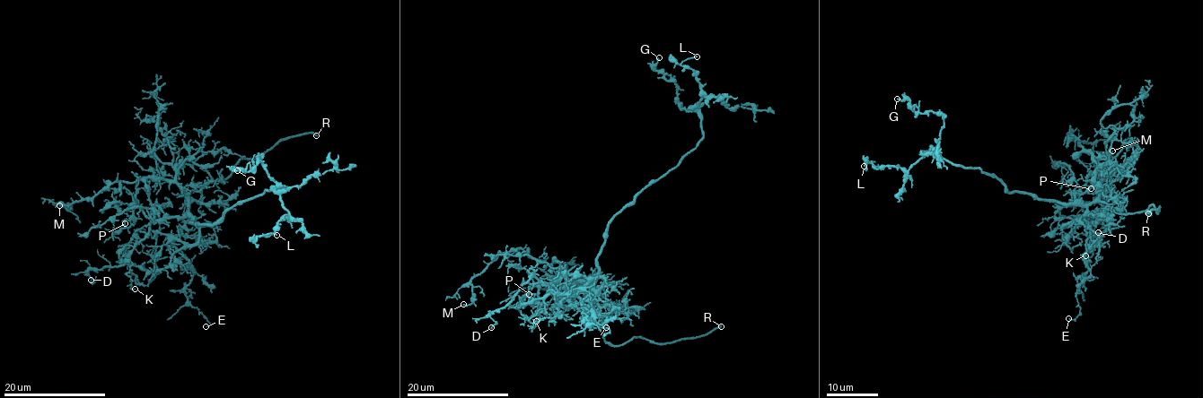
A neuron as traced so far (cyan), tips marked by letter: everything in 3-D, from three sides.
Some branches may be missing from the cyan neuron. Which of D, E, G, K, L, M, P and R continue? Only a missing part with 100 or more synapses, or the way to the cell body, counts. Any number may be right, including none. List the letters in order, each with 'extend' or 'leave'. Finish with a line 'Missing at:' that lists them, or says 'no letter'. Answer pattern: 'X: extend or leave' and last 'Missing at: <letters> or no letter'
D: leave
E: leave
G: leave
K: leave
L: leave
M: leave
P: leave
R: extend
Missing at: R

